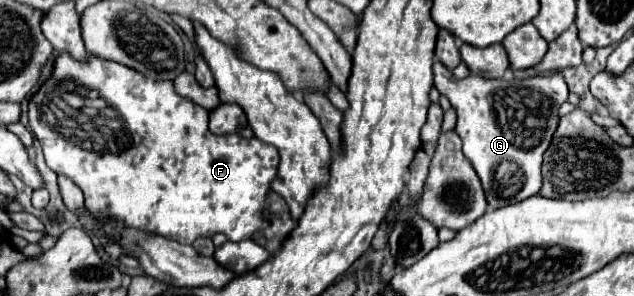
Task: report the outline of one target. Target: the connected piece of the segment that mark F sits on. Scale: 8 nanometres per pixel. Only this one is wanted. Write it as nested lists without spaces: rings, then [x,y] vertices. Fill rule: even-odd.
[[[59,54],[51,78],[29,100],[27,116],[29,116],[29,128],[33,130],[35,138],[41,142],[47,166],[55,174],[63,174],[63,176],[71,178],[83,190],[85,208],[95,218],[99,218],[101,222],[113,220],[119,226],[159,234],[159,236],[175,240],[179,244],[193,244],[197,238],[213,238],[217,234],[225,234],[227,240],[239,242],[239,240],[251,238],[259,230],[269,228],[269,220],[267,220],[269,202],[267,202],[267,196],[271,192],[269,182],[273,182],[273,178],[277,176],[277,166],[279,166],[277,148],[273,148],[269,144],[263,144],[257,138],[247,140],[247,138],[233,136],[233,134],[227,134],[227,136],[211,134],[209,128],[207,128],[207,110],[193,104],[193,102],[189,102],[187,98],[179,96],[175,92],[175,88],[173,88],[173,82],[169,82],[169,80],[153,80],[153,78],[141,76],[141,72],[137,72],[133,68],[127,68],[127,66],[111,62],[111,60],[101,60],[101,58],[95,58],[95,56],[89,56],[87,62],[77,62],[69,54]]]

